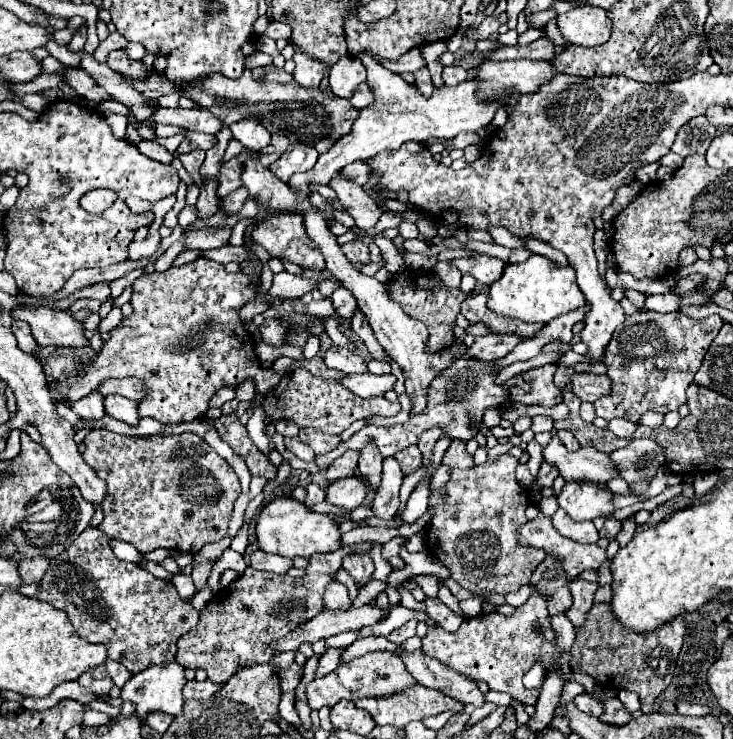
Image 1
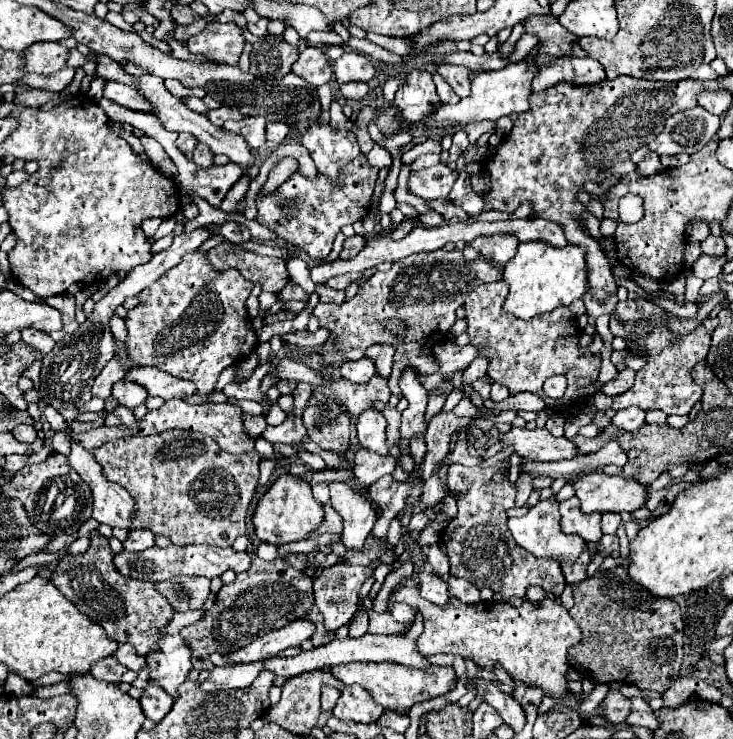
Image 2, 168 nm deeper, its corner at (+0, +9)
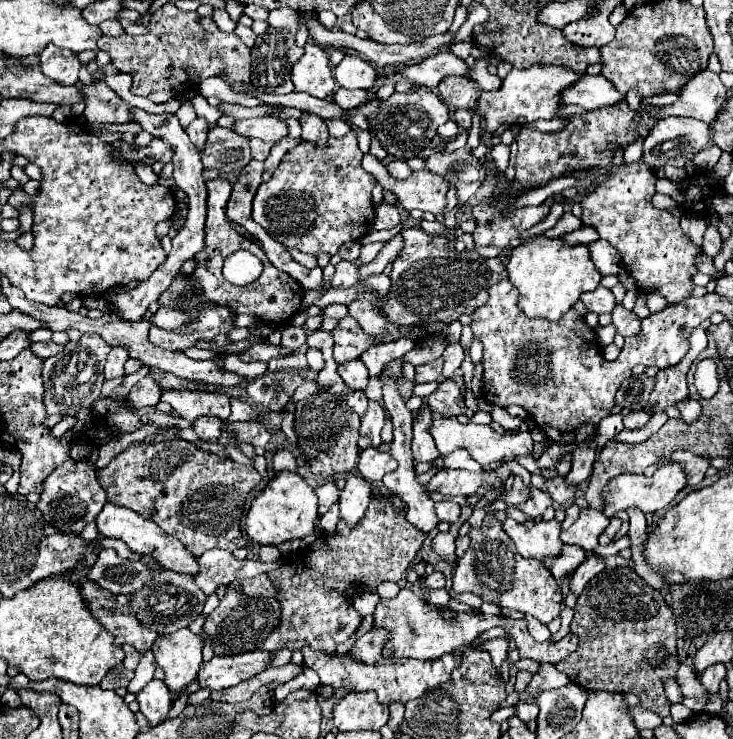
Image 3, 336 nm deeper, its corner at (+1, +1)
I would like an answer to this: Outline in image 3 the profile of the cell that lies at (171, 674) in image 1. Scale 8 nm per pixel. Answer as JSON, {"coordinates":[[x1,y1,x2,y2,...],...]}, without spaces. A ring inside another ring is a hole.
{"coordinates":[[180,629,174,635,164,635,152,645,158,667,164,671,170,693,184,691,202,665,202,639,190,629]]}

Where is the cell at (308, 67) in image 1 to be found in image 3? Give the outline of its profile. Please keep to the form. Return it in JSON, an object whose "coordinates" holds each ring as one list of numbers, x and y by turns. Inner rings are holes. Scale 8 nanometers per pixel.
{"coordinates":[[316,43,304,45,304,57,292,67,292,83,296,91,310,93,318,99,326,99,336,91,336,79,328,61,328,55]]}

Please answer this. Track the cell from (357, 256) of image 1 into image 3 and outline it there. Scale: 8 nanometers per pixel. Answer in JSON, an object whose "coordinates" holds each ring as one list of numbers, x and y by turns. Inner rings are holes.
{"coordinates":[[340,261,336,265,336,273,332,279,332,285,340,285,340,287,352,287,358,283,360,277,360,267,356,267,350,261]]}

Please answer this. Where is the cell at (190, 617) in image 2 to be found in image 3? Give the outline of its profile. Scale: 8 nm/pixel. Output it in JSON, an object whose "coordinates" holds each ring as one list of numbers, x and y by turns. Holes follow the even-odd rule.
{"coordinates":[[146,651,135,670,133,679,130,681,127,690,130,693,138,693,148,682,154,678,156,662,152,651]]}

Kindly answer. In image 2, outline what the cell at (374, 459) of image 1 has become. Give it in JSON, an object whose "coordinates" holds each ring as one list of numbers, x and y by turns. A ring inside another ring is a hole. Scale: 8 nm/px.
{"coordinates":[[367,409,365,413,361,413,357,417,357,439,359,445,379,453,379,455,387,455,387,445,385,445,385,417,381,411,377,409]]}

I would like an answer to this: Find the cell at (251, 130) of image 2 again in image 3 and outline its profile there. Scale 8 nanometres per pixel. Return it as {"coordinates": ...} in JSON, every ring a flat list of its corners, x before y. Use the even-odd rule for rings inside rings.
{"coordinates":[[214,127,208,131,208,141,202,153,204,167,216,167,224,173,240,171,250,163,250,141,232,129]]}

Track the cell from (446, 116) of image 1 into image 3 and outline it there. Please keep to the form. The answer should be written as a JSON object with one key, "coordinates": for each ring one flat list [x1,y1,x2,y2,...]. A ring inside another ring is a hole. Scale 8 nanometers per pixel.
{"coordinates":[[532,67,532,69,512,69,504,79,500,89,496,91,482,91,478,99,478,113,484,121,484,131,494,133,502,125,512,123,534,123,538,119,552,119,560,105,560,91,578,81,580,75,572,73,564,67]]}

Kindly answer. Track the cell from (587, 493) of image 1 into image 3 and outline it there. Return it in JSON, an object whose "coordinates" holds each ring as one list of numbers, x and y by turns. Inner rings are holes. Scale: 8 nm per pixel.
{"coordinates":[[672,461,670,465,660,467,652,477,646,475,636,475,636,473,624,473,624,475,616,475,612,477,606,487,602,489,602,501,604,501,604,509,602,513,606,517,614,517,618,511,626,511,630,507,640,509,642,513,654,513,658,509,664,509,670,505,670,501,676,497,676,493,680,489,686,487,686,475,682,471,682,467]]}

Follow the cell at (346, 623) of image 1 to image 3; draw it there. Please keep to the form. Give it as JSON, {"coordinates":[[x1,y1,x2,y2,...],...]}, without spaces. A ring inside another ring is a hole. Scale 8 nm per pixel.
{"coordinates":[[250,651,236,657,216,655,208,663,202,663,198,681,200,681,200,687,226,689,262,673,270,665,270,661,272,661,270,651]]}

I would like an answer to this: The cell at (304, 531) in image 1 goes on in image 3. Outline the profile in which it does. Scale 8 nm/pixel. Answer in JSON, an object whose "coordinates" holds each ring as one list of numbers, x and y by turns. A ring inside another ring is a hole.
{"coordinates":[[282,471,252,501,250,511,246,515,246,533,250,535,252,541,260,545,276,545,276,547,286,541,302,539,314,533,314,523,318,519,316,507,318,507,318,497,314,489,298,473]]}

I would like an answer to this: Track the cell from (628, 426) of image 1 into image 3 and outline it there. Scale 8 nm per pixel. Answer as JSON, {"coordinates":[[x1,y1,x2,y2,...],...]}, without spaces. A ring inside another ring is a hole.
{"coordinates":[[630,411,624,415,624,429,630,429,630,431,640,429,646,425,648,419,650,419,650,415,644,411]]}

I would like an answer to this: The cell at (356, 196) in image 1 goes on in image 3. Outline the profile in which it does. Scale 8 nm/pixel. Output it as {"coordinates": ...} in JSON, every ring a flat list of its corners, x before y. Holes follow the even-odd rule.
{"coordinates":[[304,113,300,125,302,125,302,141,310,141,316,147,328,147,328,129,318,115]]}

